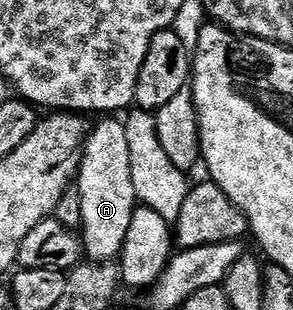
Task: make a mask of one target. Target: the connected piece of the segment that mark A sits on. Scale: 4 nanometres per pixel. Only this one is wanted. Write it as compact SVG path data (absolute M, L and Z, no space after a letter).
M100 118L97 124L91 125L88 139L84 142L84 154L80 157L80 170L78 173L78 191L80 193L80 223L78 225L78 236L82 241L82 252L92 262L112 262L120 256L127 238L127 230L130 228L132 211L137 207L138 201L131 182L129 145L126 143L126 130L124 120L120 118Z

